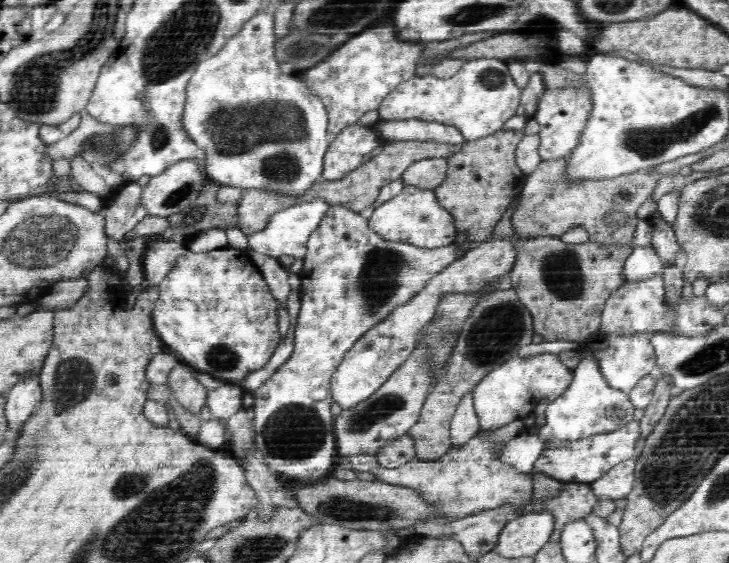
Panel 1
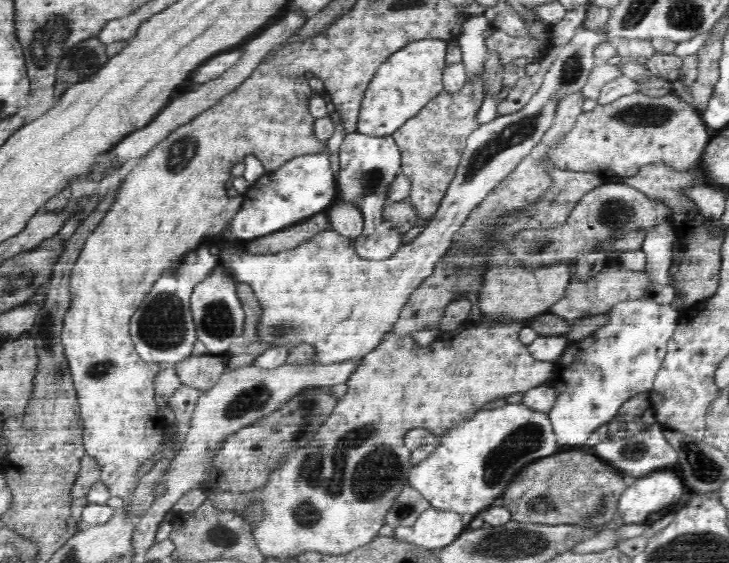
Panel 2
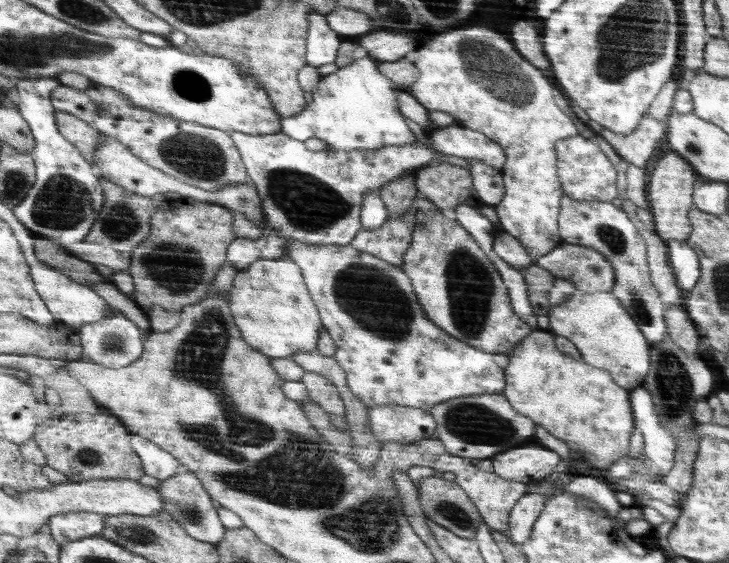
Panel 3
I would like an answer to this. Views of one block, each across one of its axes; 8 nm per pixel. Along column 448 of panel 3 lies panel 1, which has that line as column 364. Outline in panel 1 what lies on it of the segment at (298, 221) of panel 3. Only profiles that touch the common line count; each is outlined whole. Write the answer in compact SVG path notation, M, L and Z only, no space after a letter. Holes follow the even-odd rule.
M355 125L344 128L328 147L323 158L323 180L335 181L344 178L364 163L364 156L378 151L384 141L372 126Z

